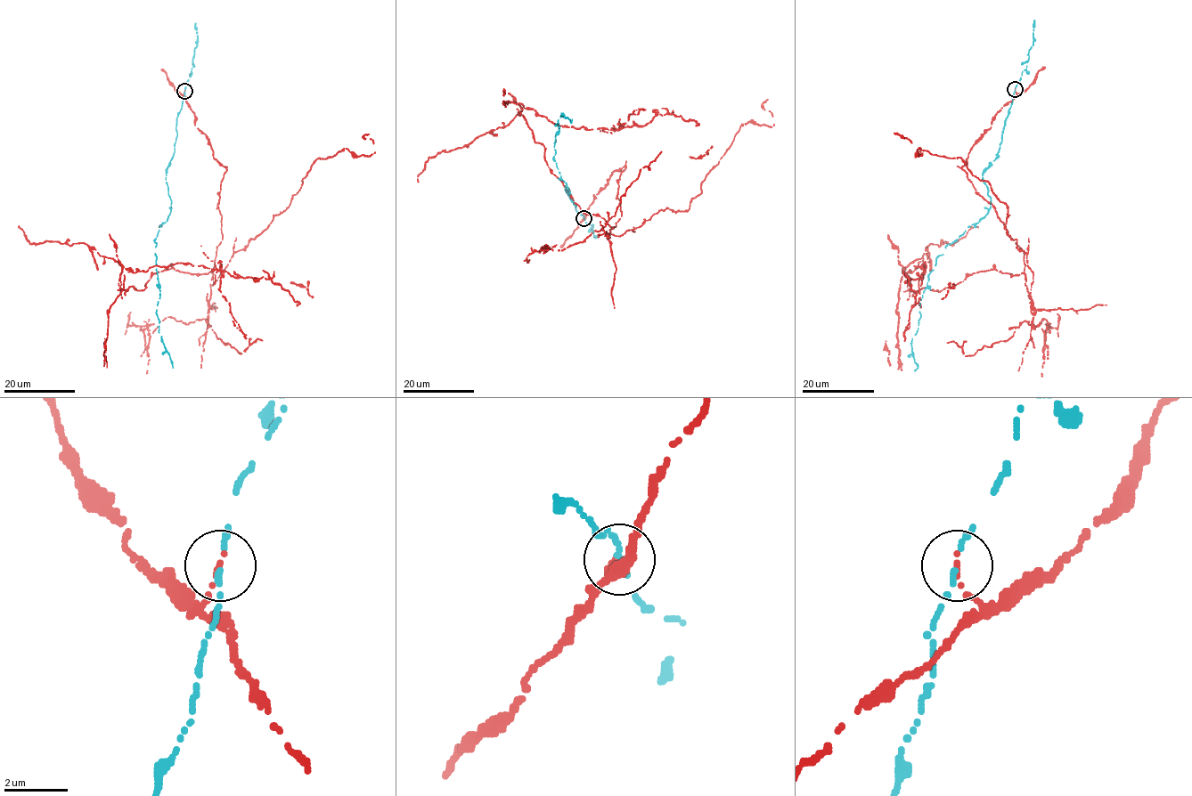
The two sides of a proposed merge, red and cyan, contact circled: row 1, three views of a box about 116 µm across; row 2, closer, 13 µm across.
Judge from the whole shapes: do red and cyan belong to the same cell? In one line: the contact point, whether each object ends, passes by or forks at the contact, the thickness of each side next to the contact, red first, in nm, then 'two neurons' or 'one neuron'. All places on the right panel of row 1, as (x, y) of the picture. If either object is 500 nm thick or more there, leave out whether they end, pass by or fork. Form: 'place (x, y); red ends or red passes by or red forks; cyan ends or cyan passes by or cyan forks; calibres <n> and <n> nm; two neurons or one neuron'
place (1015, 89); red ends; cyan passes by; calibres 140 and 140 nm; two neurons

